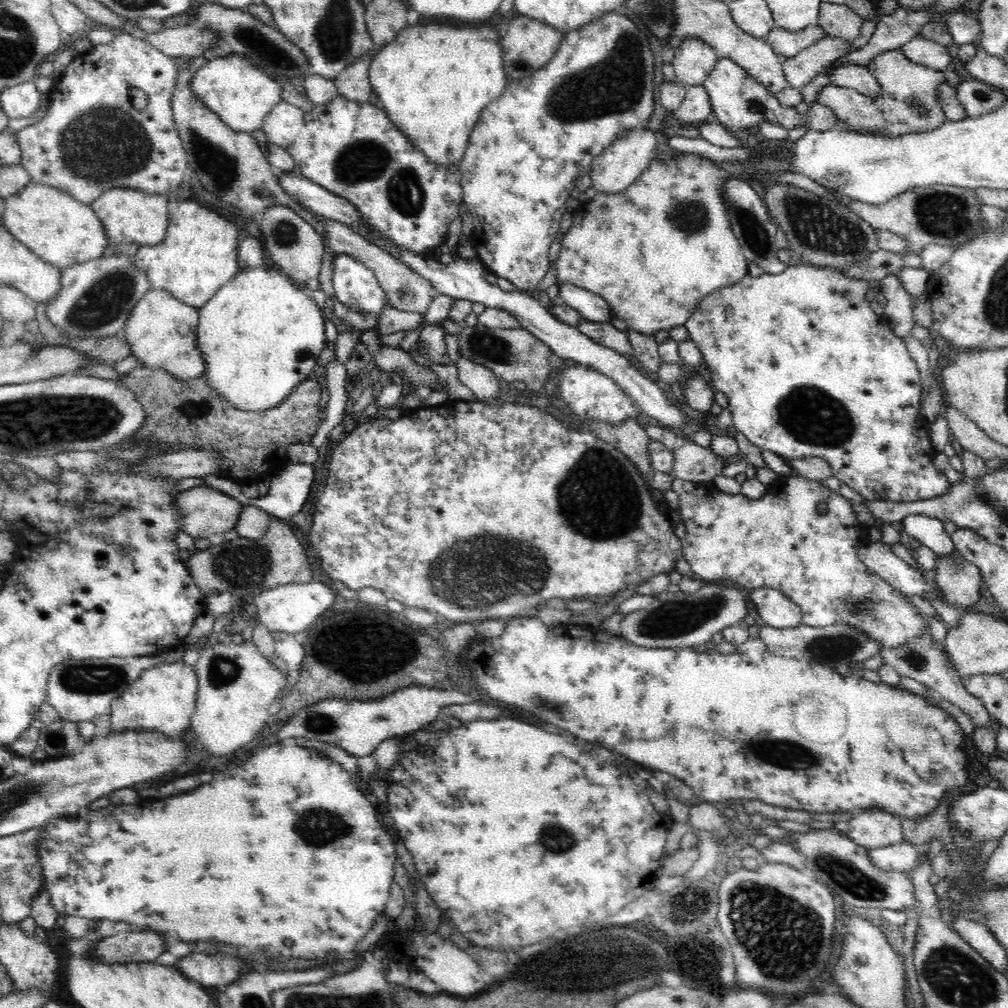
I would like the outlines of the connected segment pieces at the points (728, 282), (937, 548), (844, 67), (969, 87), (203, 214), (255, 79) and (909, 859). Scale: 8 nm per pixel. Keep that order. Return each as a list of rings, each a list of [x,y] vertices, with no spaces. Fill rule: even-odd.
[[[692,152],[680,153],[673,159],[661,161],[656,160],[646,168],[638,180],[626,188],[620,194],[604,194],[596,192],[595,197],[586,203],[581,204],[572,211],[573,223],[571,228],[564,235],[560,236],[560,254],[554,264],[556,269],[557,283],[574,284],[580,288],[586,288],[602,296],[611,307],[613,317],[617,317],[628,322],[628,330],[632,329],[647,335],[653,336],[658,330],[669,331],[676,326],[683,326],[690,319],[703,299],[717,292],[719,289],[730,287],[737,284],[739,280],[748,275],[749,261],[742,252],[742,247],[737,241],[736,235],[730,226],[729,216],[727,215],[727,204],[723,200],[723,188],[721,186],[733,177],[730,172],[722,171],[716,167],[714,161]]]
[[[910,514],[901,523],[906,534],[918,540],[918,544],[928,546],[935,552],[935,556],[948,556],[948,559],[957,561],[952,554],[955,550],[952,537],[946,532],[941,520],[923,514]]]
[[[832,62],[826,71],[830,71],[830,81],[835,86],[853,89],[870,98],[877,98],[883,94],[882,86],[867,66]]]
[[[976,79],[962,81],[959,85],[955,94],[970,118],[990,114],[1007,100],[998,88]]]
[[[200,200],[171,202],[166,236],[156,246],[139,246],[133,263],[146,273],[152,289],[168,290],[174,299],[194,309],[205,306],[222,286],[240,272],[238,266],[240,228],[205,207]]]
[[[224,51],[220,58],[209,60],[198,70],[195,70],[189,83],[192,93],[198,96],[197,99],[201,100],[204,106],[207,106],[214,114],[218,115],[218,118],[234,132],[250,133],[262,129],[265,123],[264,118],[281,101],[282,85],[278,83],[274,76],[266,70],[258,68],[245,56],[229,51]]]
[[[910,842],[892,844],[886,848],[878,850],[868,850],[871,861],[886,872],[909,872],[916,870],[918,866],[918,856],[921,852],[919,846],[914,846]]]

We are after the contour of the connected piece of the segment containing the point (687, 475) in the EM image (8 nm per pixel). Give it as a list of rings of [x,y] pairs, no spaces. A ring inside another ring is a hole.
[[[681,442],[673,452],[673,472],[671,478],[710,483],[731,463],[747,459],[740,451],[732,460],[720,460],[711,448],[702,448],[694,442]]]

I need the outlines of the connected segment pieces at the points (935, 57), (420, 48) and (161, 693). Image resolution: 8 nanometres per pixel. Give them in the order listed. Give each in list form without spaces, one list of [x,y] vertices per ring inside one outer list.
[[[914,36],[901,48],[908,60],[914,64],[921,64],[934,70],[944,71],[953,68],[952,57],[946,46],[938,44],[935,40]]]
[[[418,23],[400,30],[393,42],[377,49],[372,56],[369,79],[386,116],[431,162],[459,168],[482,110],[505,91],[508,76],[503,67],[500,39],[496,25],[477,23],[458,28],[446,24]]]
[[[183,661],[163,663],[158,668],[142,672],[142,676],[133,682],[122,696],[111,702],[110,731],[155,730],[167,738],[178,738],[190,728],[192,714],[195,711],[198,690],[198,675],[194,666]]]

